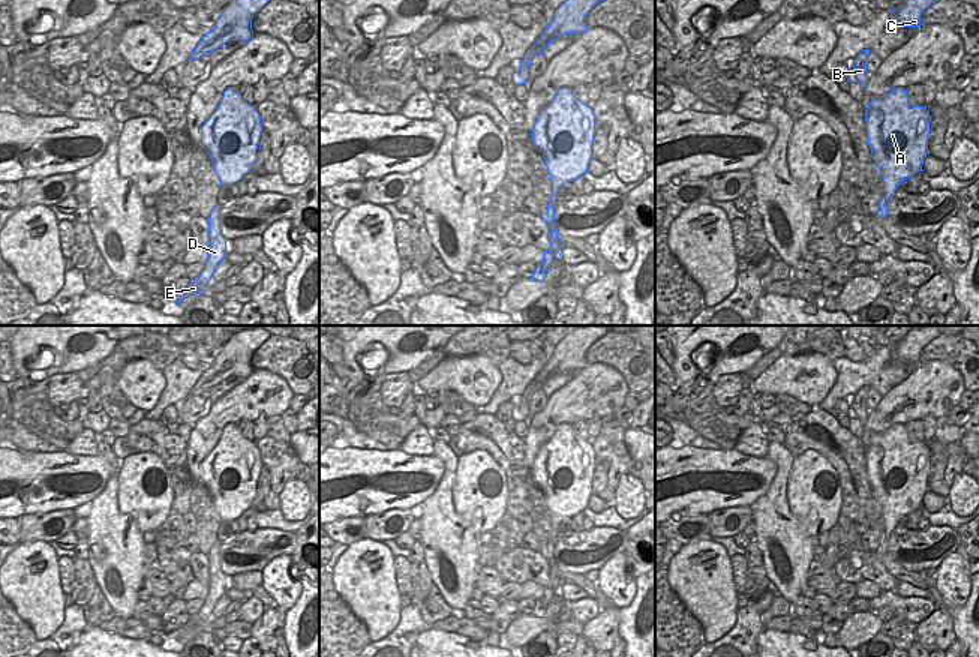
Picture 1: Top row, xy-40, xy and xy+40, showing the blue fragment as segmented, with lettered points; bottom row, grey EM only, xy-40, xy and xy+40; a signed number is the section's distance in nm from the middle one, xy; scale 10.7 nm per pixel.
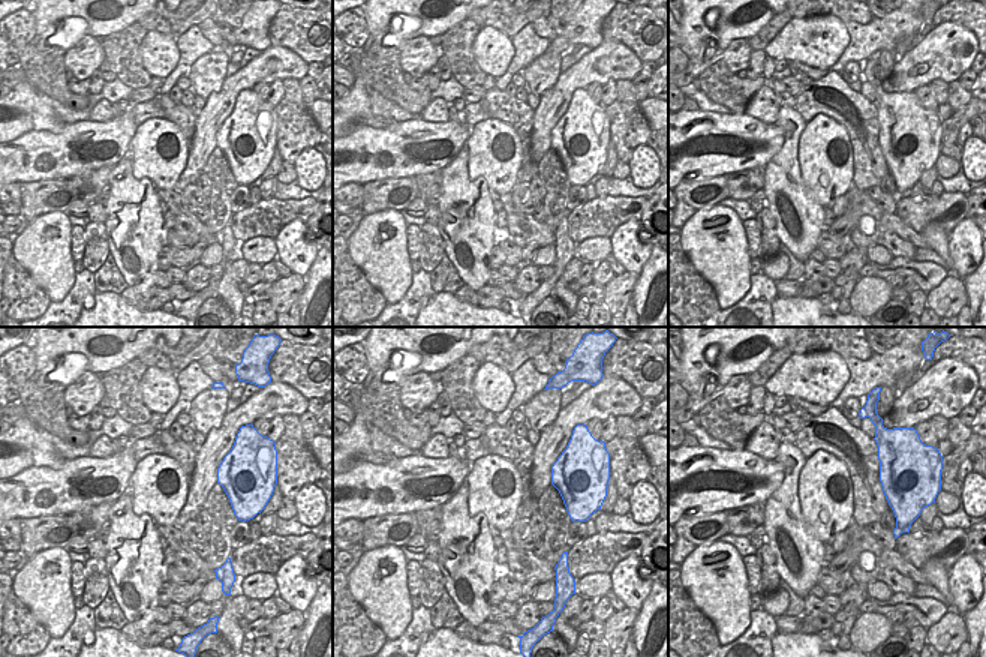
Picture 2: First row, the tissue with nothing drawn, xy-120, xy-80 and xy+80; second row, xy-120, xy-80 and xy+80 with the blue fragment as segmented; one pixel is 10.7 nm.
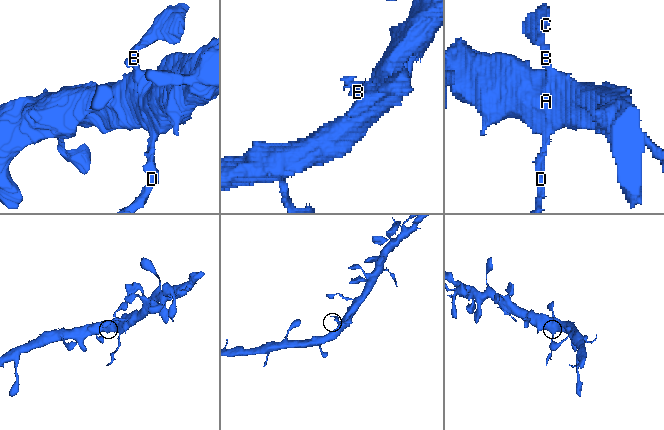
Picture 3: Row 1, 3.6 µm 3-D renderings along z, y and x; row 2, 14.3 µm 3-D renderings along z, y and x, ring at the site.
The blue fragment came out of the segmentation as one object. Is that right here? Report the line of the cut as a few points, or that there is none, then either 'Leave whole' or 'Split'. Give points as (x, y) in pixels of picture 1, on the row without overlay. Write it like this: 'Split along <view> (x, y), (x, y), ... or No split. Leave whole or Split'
Split along xy+40 (885, 530), (891, 534). Split

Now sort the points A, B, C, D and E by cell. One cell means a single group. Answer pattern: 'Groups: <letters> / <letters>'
Groups: A B C / D E

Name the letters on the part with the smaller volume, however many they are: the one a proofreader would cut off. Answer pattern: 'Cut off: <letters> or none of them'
Cut off: D, E

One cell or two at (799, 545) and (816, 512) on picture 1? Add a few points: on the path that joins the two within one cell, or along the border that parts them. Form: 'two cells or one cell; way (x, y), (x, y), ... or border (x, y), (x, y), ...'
two cells; border (787, 500), (790, 513), (816, 540)

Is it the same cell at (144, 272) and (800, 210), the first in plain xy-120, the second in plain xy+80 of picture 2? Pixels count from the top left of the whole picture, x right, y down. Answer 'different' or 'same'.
same

